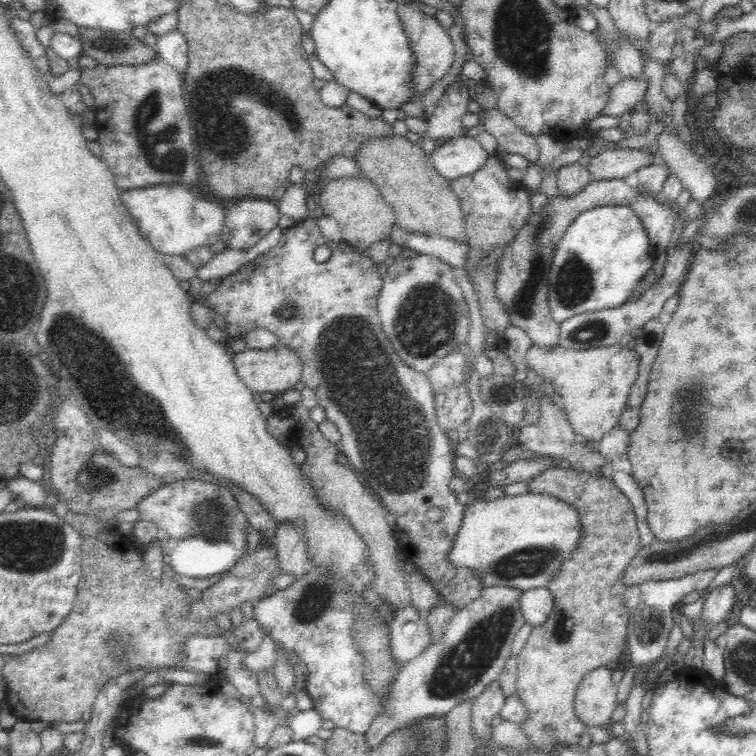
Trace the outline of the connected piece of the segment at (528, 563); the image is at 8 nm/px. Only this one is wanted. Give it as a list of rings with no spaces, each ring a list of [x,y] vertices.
[[[544,493],[470,501],[450,548],[449,562],[457,568],[472,568],[484,588],[510,586],[528,591],[548,587],[568,558],[576,555],[576,548],[584,536],[580,516],[570,503]]]

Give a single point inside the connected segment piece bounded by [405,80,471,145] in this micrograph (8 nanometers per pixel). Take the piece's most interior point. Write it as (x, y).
(445, 123)

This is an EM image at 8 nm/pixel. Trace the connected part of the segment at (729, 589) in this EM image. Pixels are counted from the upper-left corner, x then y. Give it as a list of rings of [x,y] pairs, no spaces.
[[[734,582],[713,589],[704,602],[700,620],[704,619],[710,628],[718,626],[732,612],[736,596]]]

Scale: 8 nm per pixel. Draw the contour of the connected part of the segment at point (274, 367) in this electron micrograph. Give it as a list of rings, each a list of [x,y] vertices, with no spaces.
[[[282,343],[266,350],[246,348],[238,354],[232,353],[232,358],[238,376],[257,397],[265,392],[279,395],[282,391],[292,389],[300,380],[303,370],[298,352]]]

